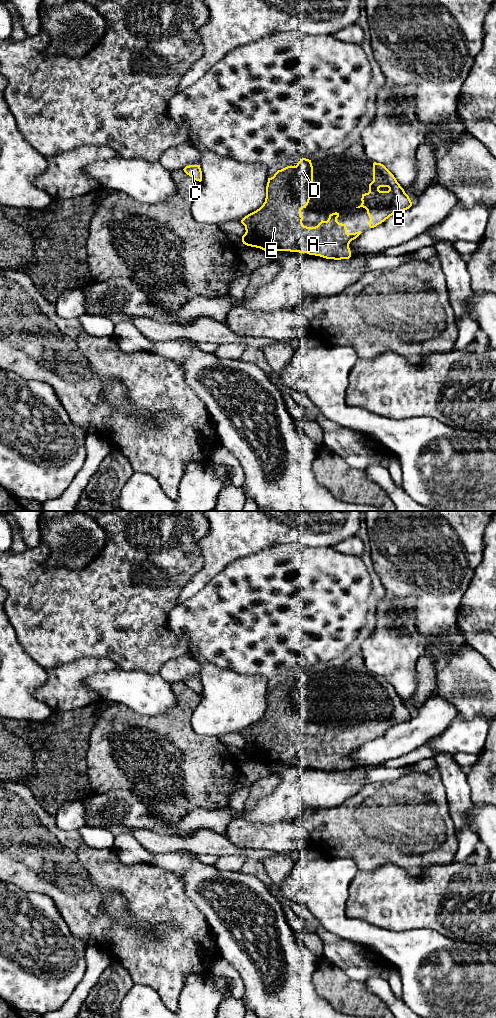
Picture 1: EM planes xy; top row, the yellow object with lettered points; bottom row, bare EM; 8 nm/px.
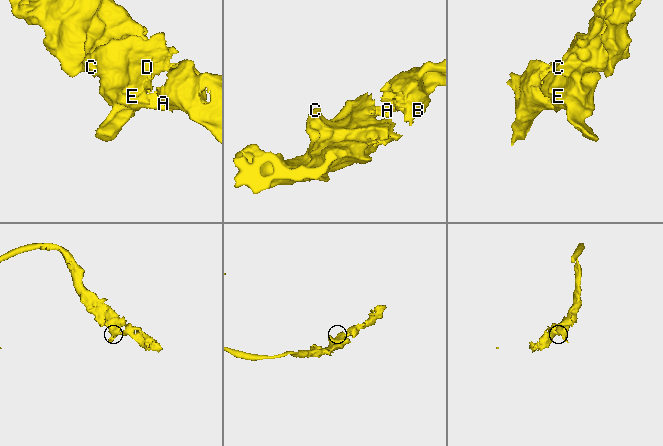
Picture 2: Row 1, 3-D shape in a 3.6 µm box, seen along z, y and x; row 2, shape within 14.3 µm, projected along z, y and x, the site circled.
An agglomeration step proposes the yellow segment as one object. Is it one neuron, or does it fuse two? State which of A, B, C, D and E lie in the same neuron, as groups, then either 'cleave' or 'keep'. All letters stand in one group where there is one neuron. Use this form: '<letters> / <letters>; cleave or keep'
A B C D E; keep

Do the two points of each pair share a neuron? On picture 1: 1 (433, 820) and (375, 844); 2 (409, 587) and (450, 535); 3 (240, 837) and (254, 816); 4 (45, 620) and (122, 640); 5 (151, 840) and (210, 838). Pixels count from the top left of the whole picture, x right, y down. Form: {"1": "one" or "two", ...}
{"1": "one", "2": "one", "3": "two", "4": "one", "5": "one"}

